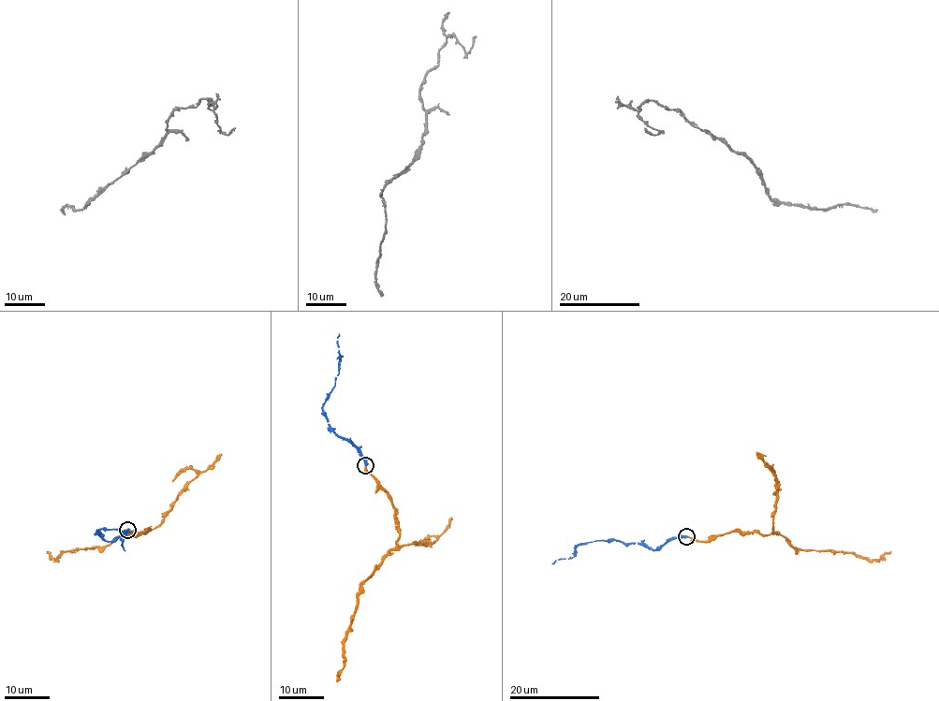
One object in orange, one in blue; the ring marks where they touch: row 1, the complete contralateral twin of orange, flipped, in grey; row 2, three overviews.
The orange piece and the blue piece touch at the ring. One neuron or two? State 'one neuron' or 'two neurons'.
one neuron

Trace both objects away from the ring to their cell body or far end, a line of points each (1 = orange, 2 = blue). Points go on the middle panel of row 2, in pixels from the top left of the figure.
1: (365, 466), (394, 509), (399, 540), (359, 588), (358, 606), (344, 646), (345, 664), (337, 682)
2: (365, 465), (365, 459), (328, 424), (323, 411), (339, 368), (339, 334)

